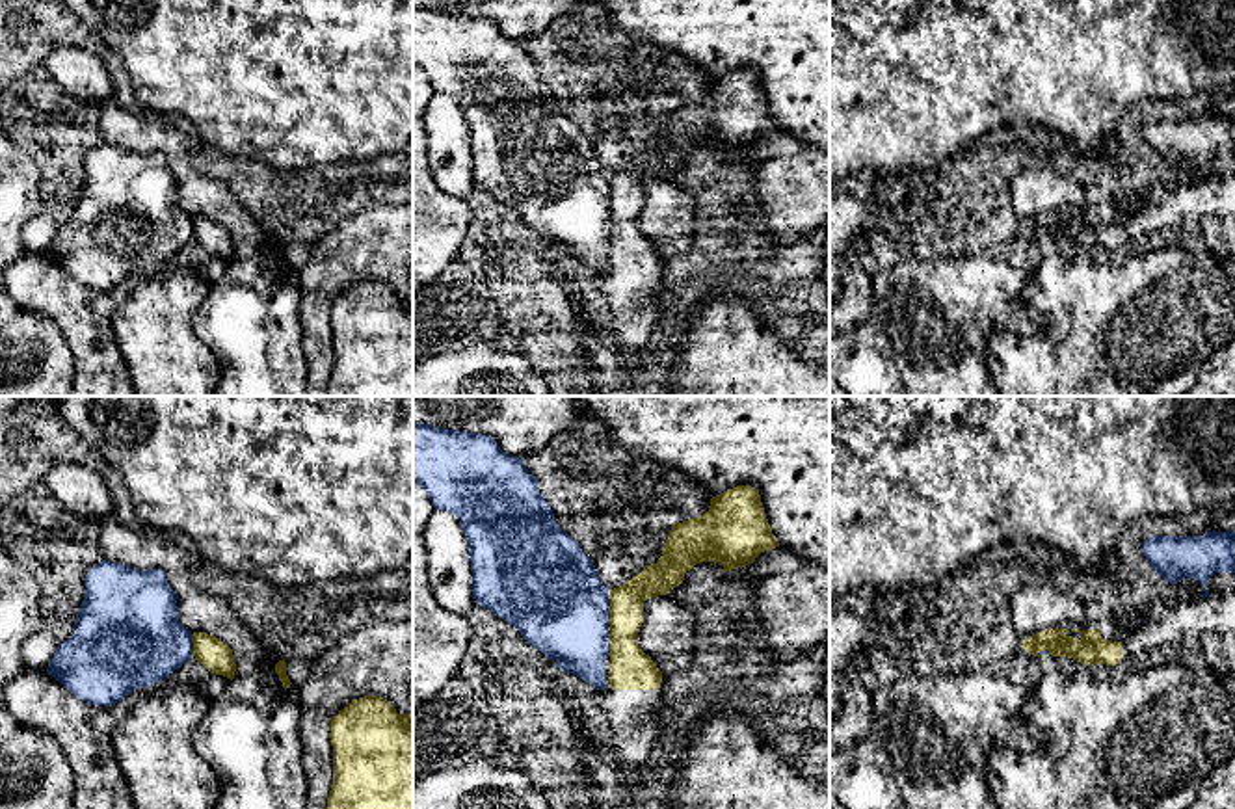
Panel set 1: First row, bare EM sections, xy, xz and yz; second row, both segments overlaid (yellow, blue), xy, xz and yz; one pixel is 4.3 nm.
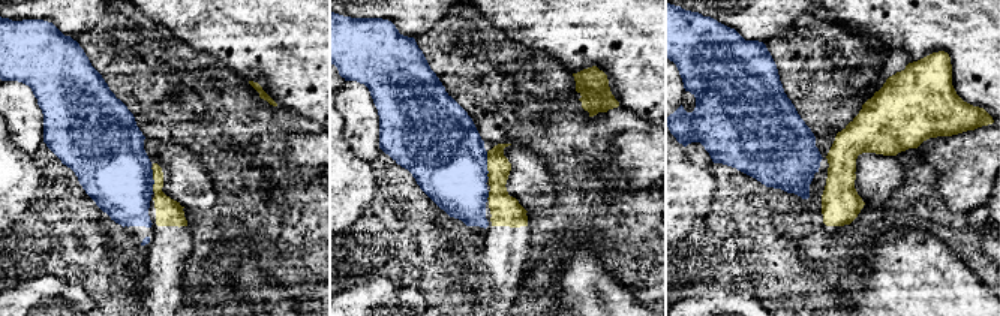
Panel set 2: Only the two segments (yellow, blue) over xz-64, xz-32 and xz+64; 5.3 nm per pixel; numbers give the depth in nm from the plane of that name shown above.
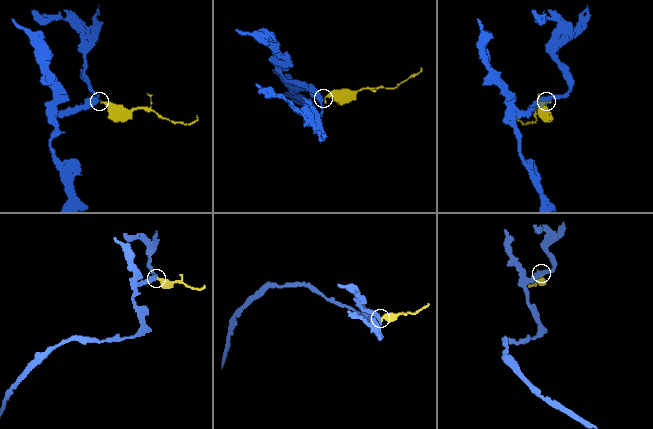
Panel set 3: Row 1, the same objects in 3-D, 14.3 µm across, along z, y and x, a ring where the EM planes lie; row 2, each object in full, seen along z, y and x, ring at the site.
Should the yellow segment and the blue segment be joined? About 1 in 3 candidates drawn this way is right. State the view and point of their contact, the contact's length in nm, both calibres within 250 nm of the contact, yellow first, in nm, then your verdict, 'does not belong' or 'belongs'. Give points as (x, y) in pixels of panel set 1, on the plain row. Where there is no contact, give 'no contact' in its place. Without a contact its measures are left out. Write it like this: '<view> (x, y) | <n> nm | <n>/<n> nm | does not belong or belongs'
xz (610, 207) | 280 nm | 180/420 nm | does not belong

